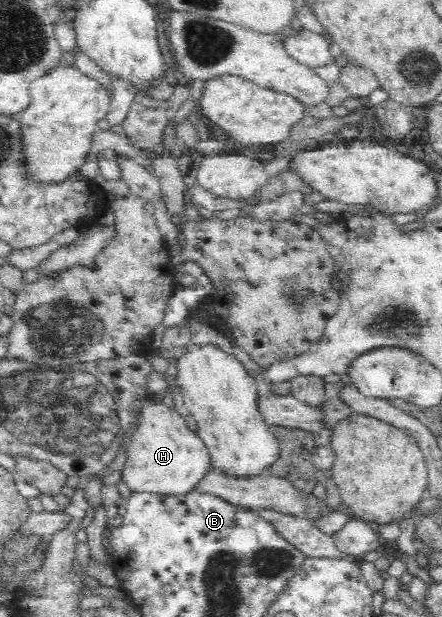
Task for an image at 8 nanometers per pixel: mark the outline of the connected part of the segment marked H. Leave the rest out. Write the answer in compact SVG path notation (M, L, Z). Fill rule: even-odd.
M156 404L143 409L142 421L138 431L131 437L128 447L128 457L123 471L121 471L122 483L133 493L148 493L159 497L182 497L192 493L201 485L201 481L210 475L211 462L208 449L196 432L190 431L187 427L187 420L184 419L181 410Z

